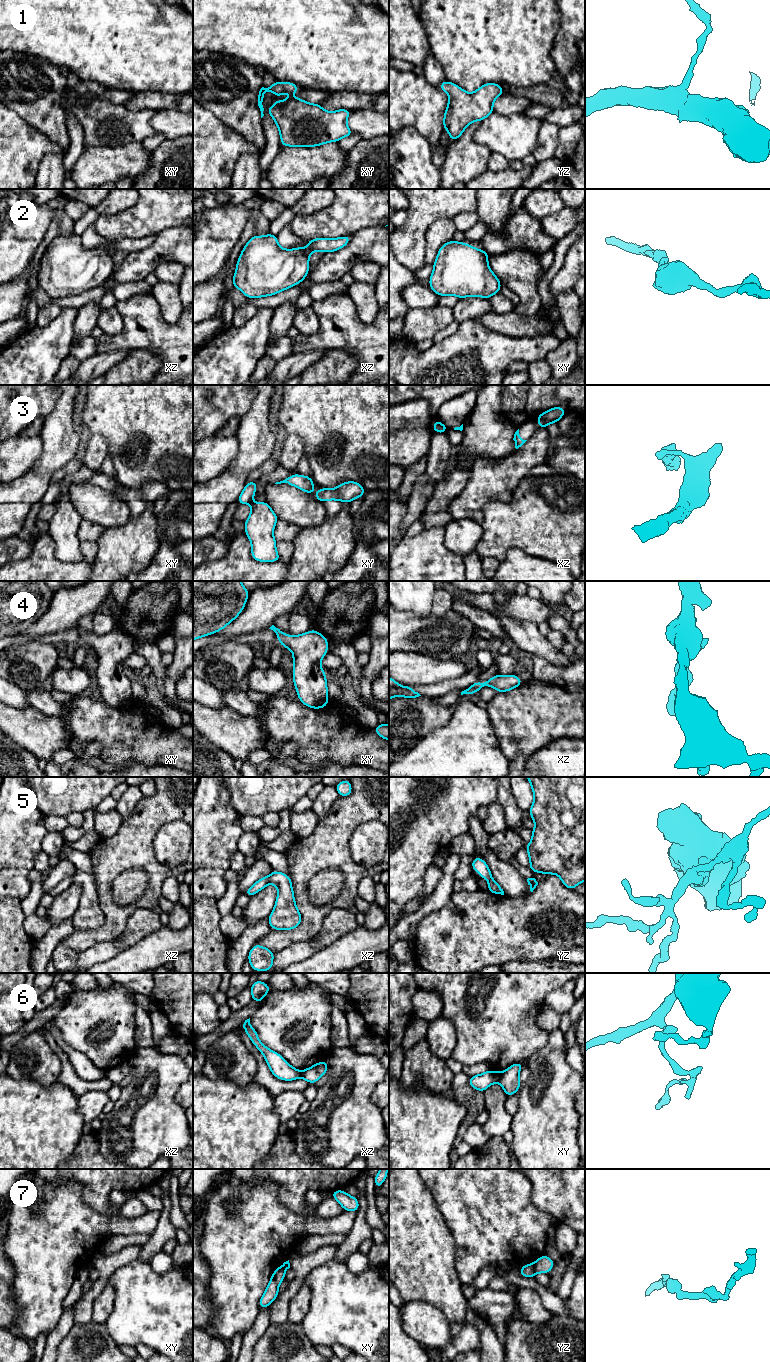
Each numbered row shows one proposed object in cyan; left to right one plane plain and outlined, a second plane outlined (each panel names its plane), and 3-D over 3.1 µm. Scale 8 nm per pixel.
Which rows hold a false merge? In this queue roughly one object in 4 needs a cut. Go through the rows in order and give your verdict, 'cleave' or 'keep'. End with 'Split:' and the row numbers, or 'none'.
1: keep
2: keep
3: cleave
4: keep
5: cleave
6: cleave
7: cleave
Split: 3, 5, 6, 7

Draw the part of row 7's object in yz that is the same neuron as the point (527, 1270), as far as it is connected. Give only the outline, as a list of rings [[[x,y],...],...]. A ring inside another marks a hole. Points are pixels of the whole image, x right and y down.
[[[526,1264],[522,1267],[520,1267],[519,1273],[520,1273],[521,1276],[534,1279],[536,1271],[534,1269],[533,1264]]]

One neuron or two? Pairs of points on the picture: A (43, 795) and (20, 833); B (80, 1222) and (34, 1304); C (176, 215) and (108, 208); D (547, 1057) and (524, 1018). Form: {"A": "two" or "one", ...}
{"A": "two", "B": "one", "C": "two", "D": "two"}

